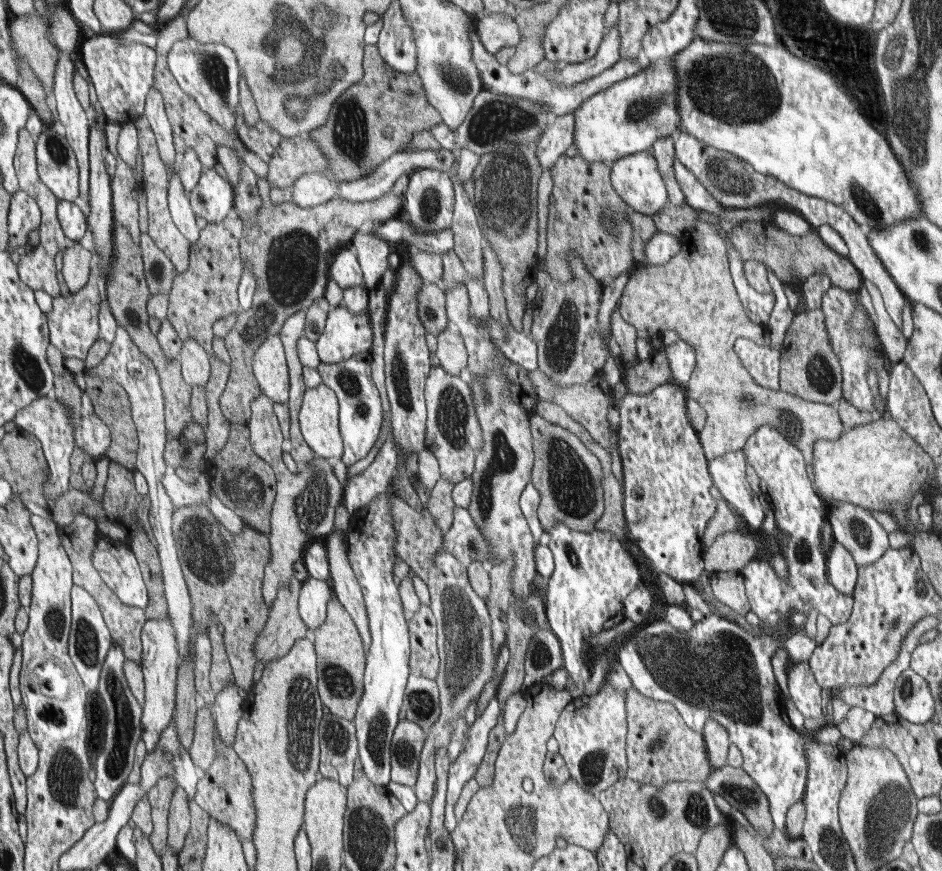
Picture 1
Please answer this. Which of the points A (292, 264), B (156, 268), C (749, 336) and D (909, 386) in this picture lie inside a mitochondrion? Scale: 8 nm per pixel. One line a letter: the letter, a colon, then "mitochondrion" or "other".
A: mitochondrion
B: mitochondrion
C: other
D: other

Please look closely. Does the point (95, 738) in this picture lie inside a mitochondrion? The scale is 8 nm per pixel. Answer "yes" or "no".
yes

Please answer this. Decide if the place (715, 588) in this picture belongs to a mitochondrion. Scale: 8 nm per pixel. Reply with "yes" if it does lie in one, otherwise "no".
no

